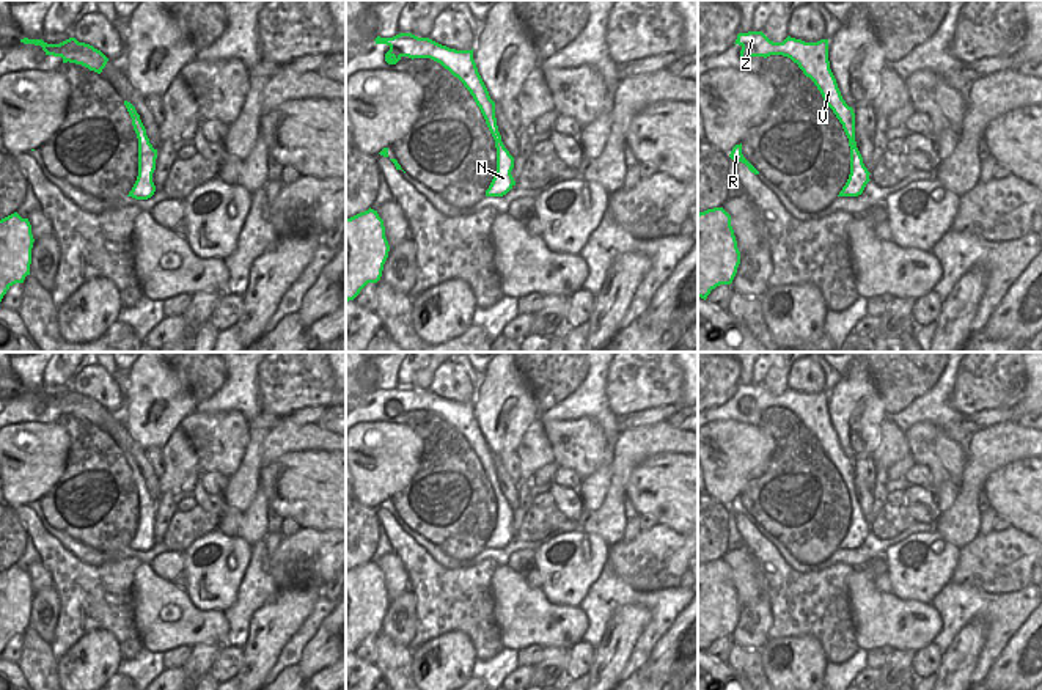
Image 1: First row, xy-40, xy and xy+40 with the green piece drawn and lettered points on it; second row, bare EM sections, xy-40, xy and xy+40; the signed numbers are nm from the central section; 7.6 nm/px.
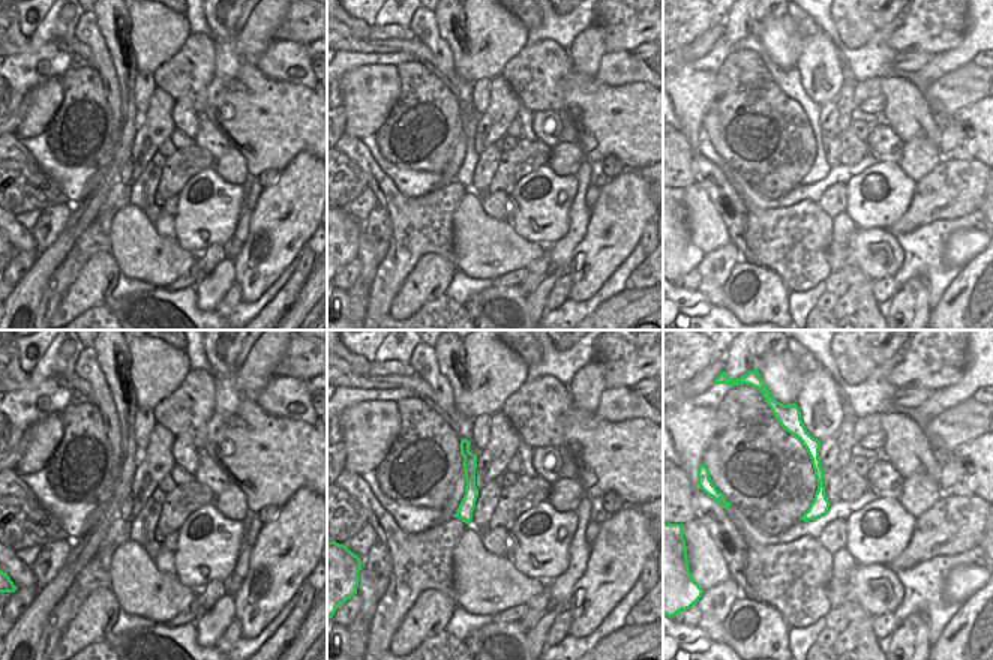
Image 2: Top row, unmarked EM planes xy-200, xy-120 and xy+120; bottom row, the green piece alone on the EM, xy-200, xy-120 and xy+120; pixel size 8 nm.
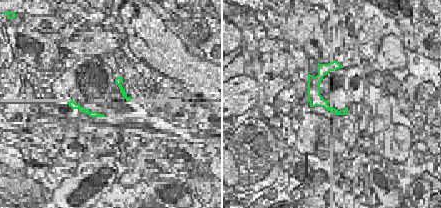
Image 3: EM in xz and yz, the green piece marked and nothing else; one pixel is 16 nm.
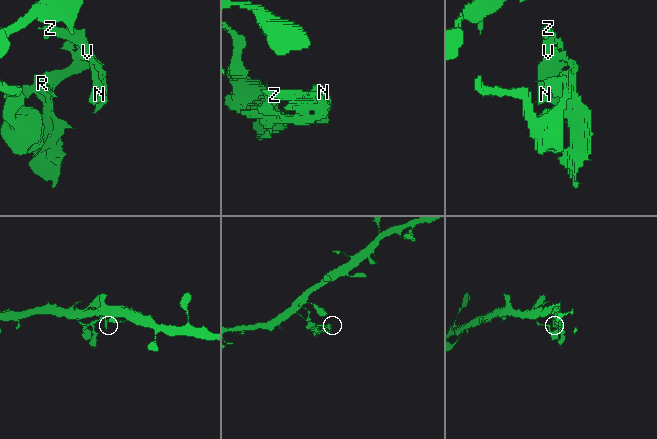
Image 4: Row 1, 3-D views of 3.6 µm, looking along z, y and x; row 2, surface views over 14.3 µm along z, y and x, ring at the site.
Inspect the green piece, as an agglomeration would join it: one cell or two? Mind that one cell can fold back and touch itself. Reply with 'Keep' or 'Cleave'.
Keep

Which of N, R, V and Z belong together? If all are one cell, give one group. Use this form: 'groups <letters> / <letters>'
groups N R V Z

